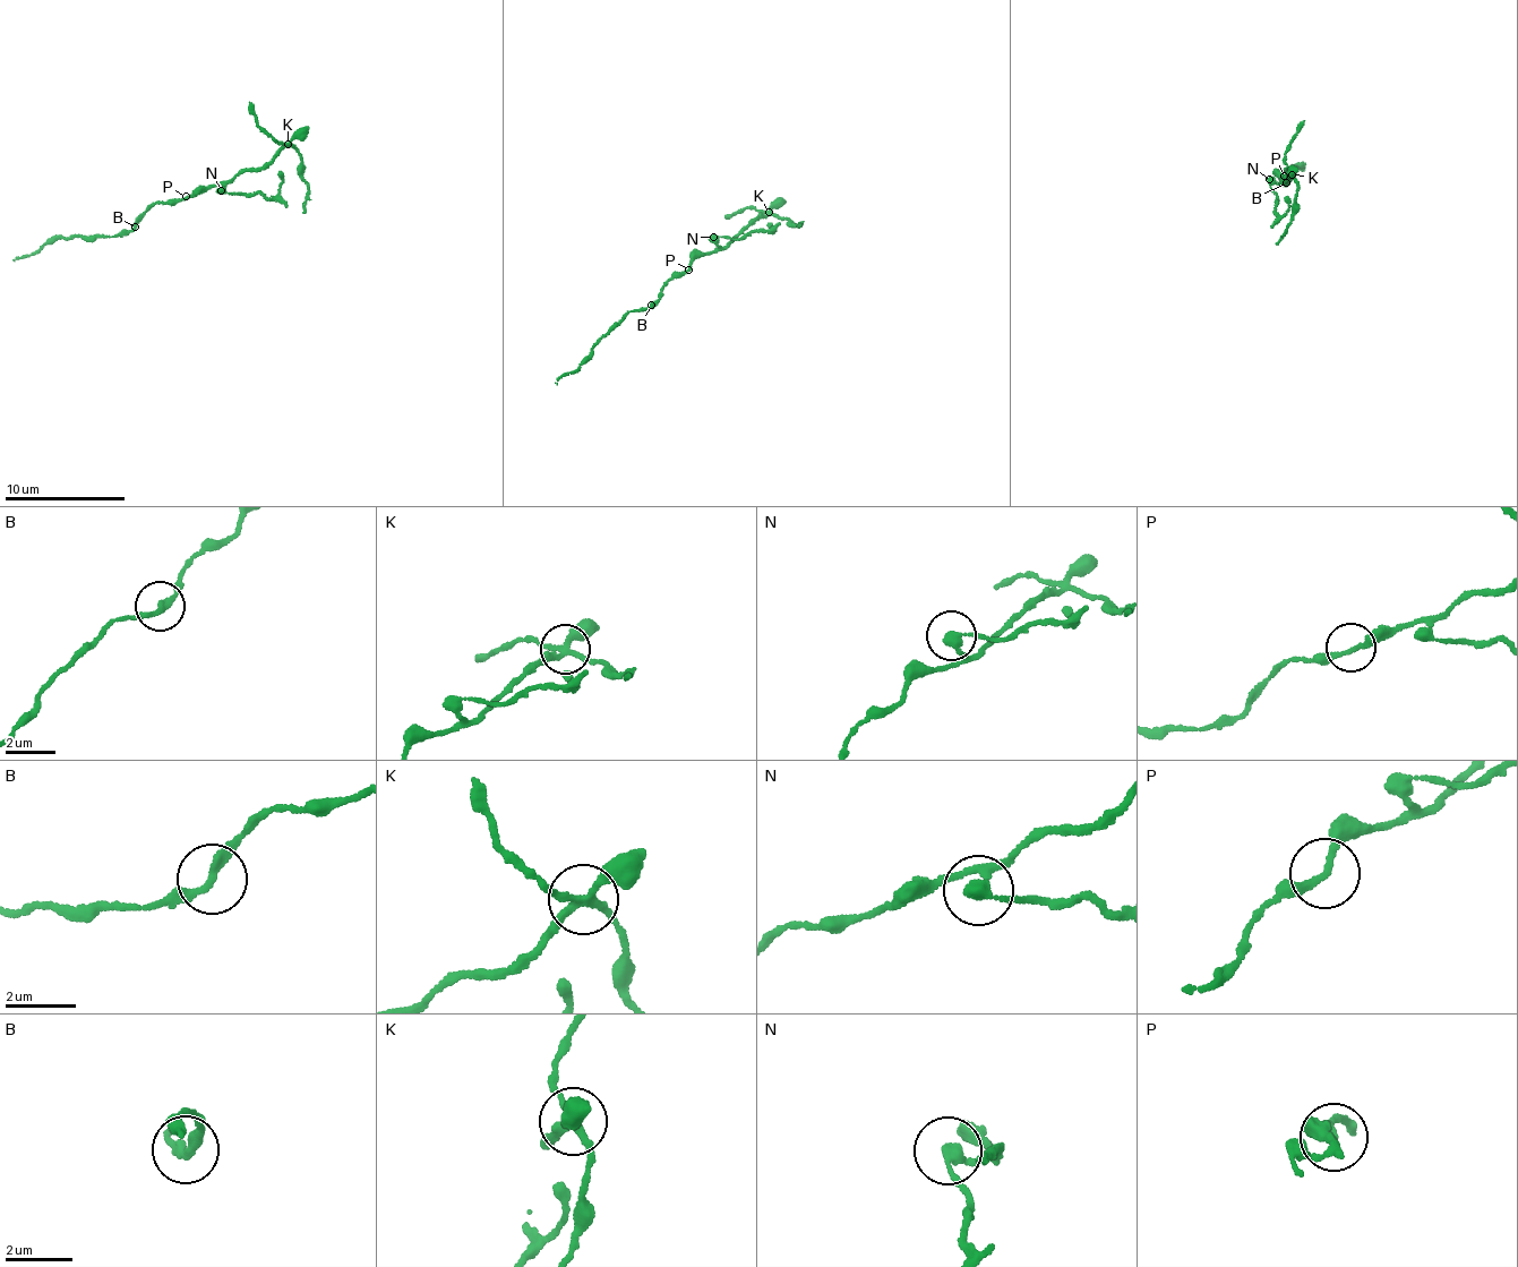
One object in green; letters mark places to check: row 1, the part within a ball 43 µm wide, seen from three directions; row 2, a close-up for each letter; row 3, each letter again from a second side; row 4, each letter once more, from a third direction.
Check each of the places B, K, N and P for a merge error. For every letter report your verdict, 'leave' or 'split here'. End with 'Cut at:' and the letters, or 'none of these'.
B: leave
K: split here
N: split here
P: leave
Cut at: K, N

